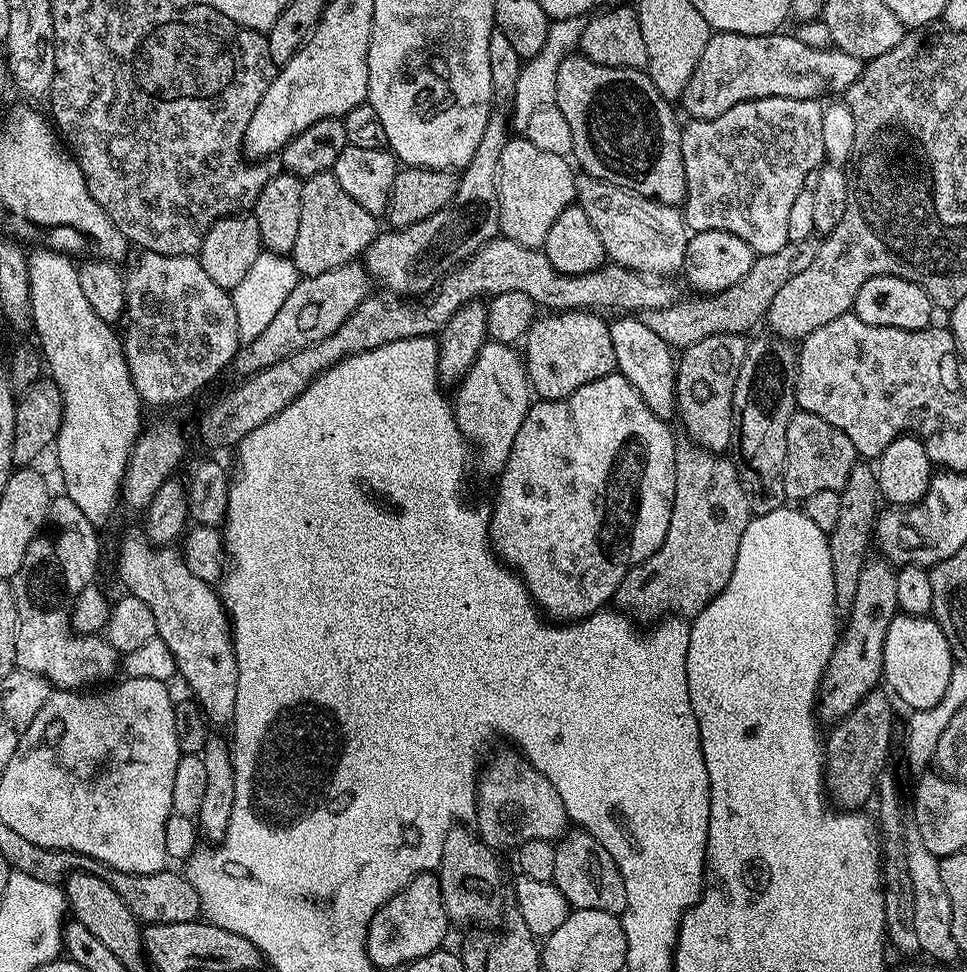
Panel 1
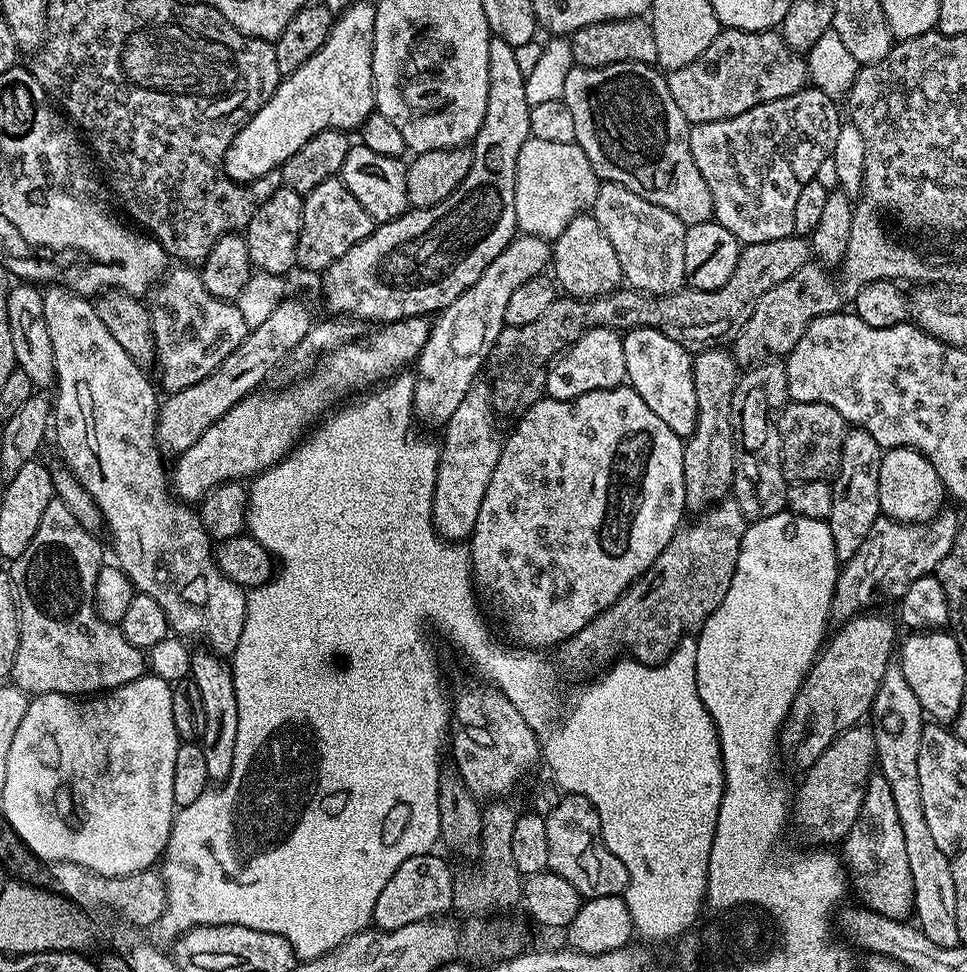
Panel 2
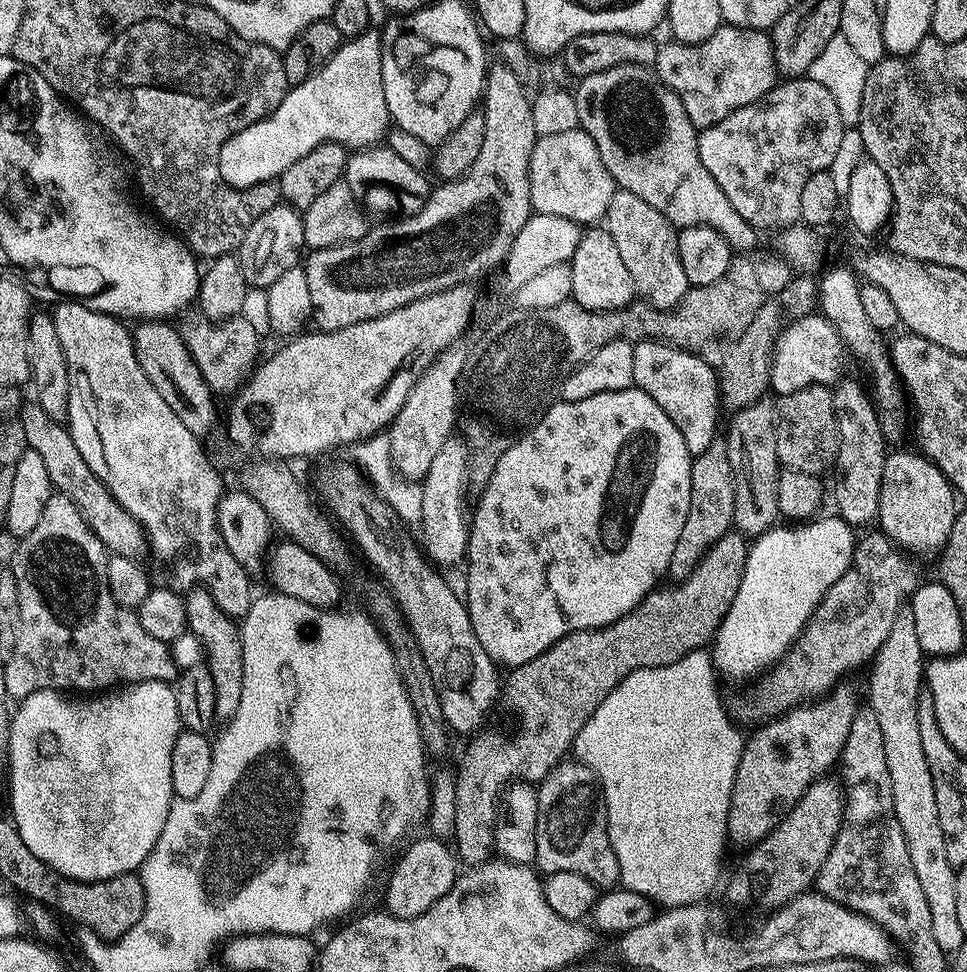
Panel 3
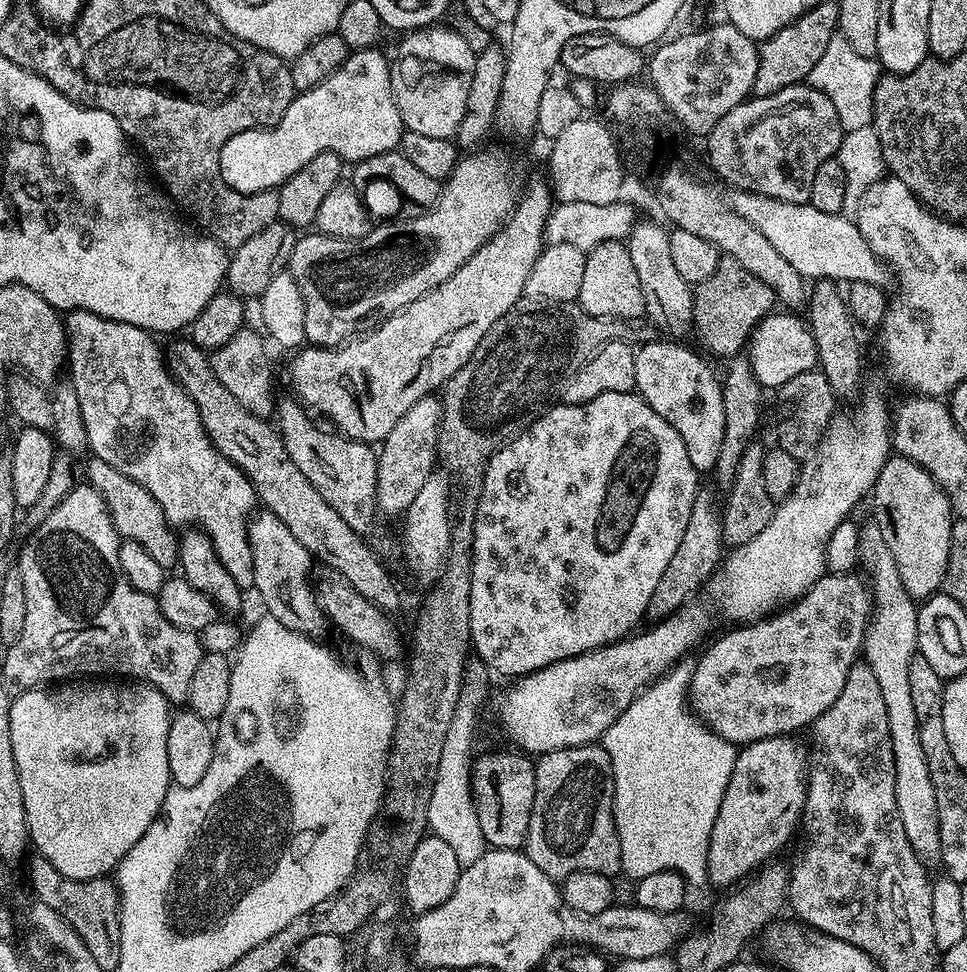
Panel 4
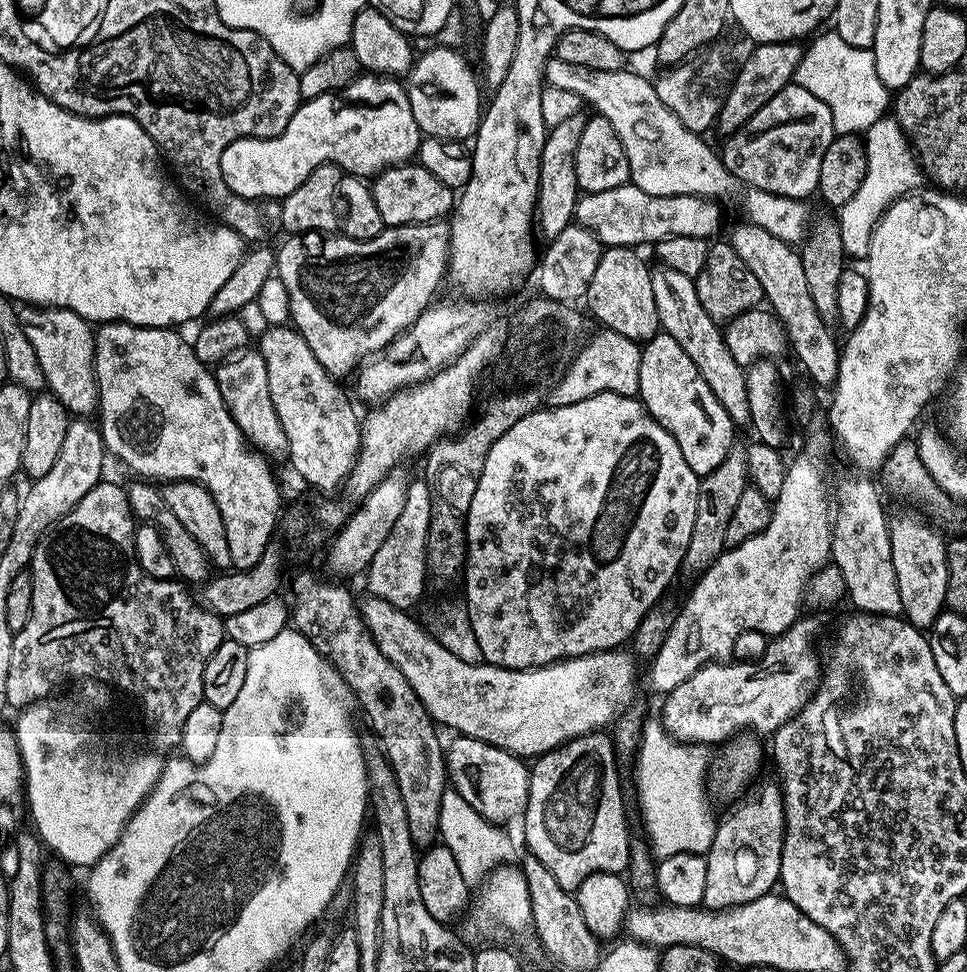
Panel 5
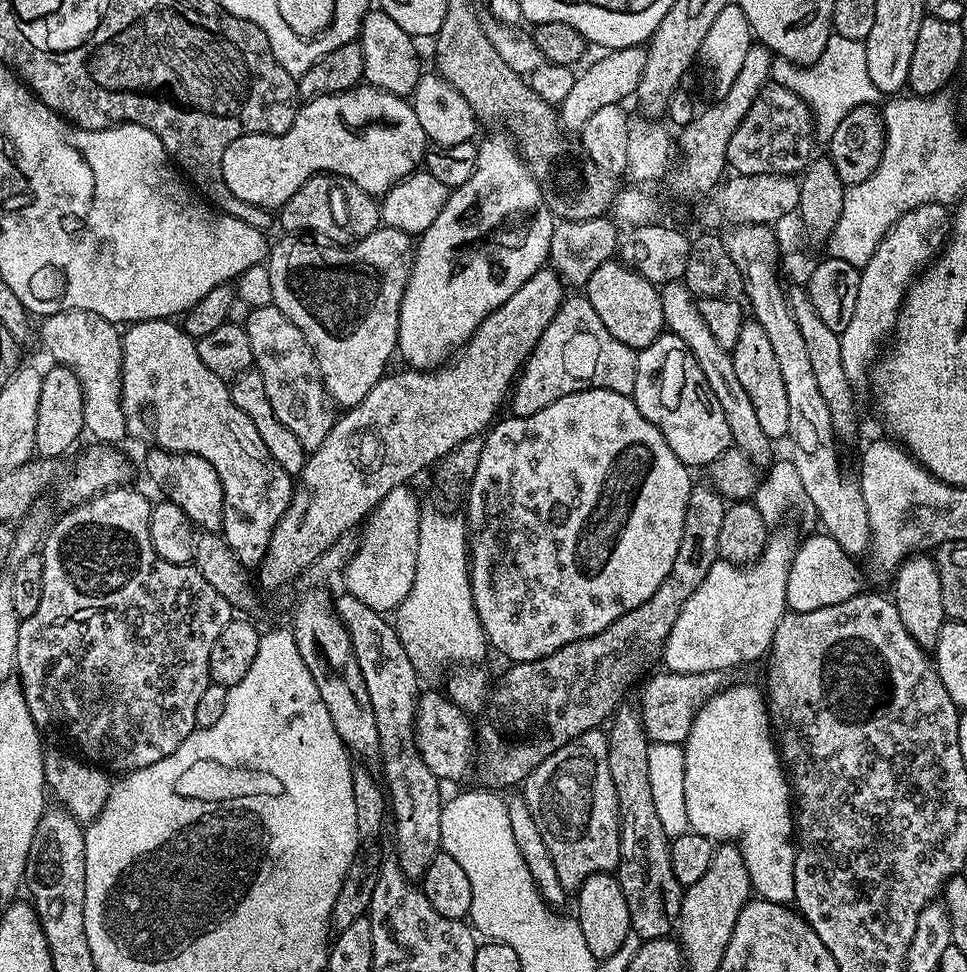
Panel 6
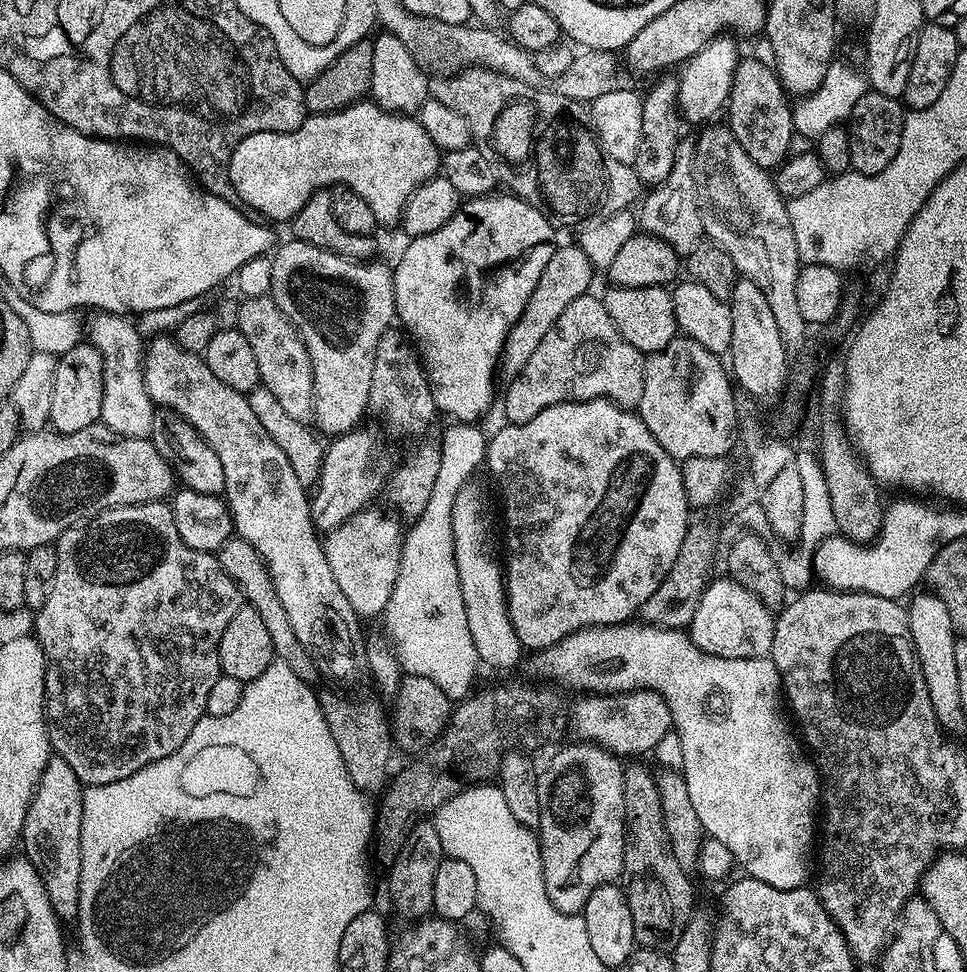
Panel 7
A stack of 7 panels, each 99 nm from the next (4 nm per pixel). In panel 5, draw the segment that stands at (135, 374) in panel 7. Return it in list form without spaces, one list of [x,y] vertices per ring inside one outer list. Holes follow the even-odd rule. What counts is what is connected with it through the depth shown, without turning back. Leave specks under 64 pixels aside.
[[[24,306],[19,309],[18,315],[30,346],[34,346],[34,354],[38,354],[47,391],[58,397],[73,417],[91,417],[98,408],[96,334],[93,325],[65,308]]]

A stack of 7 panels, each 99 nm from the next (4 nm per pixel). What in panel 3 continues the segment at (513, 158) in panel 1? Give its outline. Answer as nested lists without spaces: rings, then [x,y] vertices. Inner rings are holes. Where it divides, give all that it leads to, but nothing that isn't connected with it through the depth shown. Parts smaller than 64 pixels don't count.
[[[583,128],[537,139],[530,154],[530,202],[533,213],[554,214],[558,218],[572,220],[581,226],[592,226],[607,217],[608,207],[617,190],[616,181],[613,180],[610,170],[602,166],[602,158],[598,154],[598,146],[594,146],[594,138],[590,138],[590,134],[586,134]]]

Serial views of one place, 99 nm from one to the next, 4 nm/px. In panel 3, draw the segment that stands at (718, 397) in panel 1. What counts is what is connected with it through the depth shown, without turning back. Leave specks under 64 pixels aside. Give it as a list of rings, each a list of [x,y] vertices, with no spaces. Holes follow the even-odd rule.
[[[717,438],[706,454],[698,454],[692,462],[690,470],[690,510],[686,513],[686,522],[682,525],[682,534],[678,537],[678,542],[674,545],[674,554],[670,554],[670,566],[667,575],[673,581],[682,580],[689,576],[698,566],[698,562],[733,527],[734,518],[734,470],[730,466],[728,457],[728,446],[723,439]]]

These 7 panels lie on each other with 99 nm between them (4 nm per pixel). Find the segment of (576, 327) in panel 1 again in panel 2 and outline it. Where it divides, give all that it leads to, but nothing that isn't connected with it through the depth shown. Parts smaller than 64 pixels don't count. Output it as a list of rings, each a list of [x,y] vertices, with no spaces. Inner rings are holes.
[[[592,328],[568,345],[548,370],[545,393],[553,400],[573,400],[594,390],[621,387],[627,381],[626,354],[622,351],[623,335],[615,328]]]

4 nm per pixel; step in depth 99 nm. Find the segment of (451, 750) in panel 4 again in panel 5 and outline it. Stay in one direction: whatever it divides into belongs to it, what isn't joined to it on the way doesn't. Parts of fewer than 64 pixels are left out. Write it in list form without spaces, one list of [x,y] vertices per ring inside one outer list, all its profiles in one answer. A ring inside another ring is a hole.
[[[453,788],[445,789],[439,808],[439,839],[457,859],[458,870],[469,886],[476,886],[496,867],[511,863],[514,844],[503,827],[492,824]]]

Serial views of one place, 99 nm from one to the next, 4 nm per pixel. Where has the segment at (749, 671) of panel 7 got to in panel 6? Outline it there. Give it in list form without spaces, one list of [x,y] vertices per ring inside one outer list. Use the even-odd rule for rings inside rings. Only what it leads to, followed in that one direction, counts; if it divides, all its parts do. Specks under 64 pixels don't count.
[[[736,684],[733,688],[717,691],[716,695],[703,704],[700,713],[694,718],[694,726],[688,739],[682,745],[684,749],[684,765],[686,766],[686,816],[691,831],[713,842],[735,842],[744,859],[750,878],[752,879],[752,891],[759,899],[769,900],[775,904],[791,905],[796,899],[794,894],[794,858],[796,857],[796,845],[794,843],[794,797],[792,785],[786,775],[786,769],[780,759],[780,749],[776,743],[772,718],[766,703],[766,696],[752,684]]]

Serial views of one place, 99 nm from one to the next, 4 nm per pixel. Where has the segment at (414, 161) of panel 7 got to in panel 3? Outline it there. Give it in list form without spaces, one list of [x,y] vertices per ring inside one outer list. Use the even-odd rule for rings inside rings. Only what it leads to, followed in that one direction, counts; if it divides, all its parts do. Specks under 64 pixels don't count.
[[[369,30],[345,39],[340,48],[325,64],[306,82],[289,87],[282,102],[266,118],[246,126],[234,138],[222,146],[222,154],[218,154],[218,166],[222,170],[222,178],[235,188],[249,188],[267,180],[276,180],[298,158],[310,154],[314,146],[322,142],[338,142],[343,148],[359,150],[379,145],[388,135],[390,117],[386,106],[386,94],[382,86],[382,46],[381,33]]]

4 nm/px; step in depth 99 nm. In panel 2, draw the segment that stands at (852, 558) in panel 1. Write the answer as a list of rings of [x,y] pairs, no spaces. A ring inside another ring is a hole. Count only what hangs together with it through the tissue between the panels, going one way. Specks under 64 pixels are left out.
[[[852,428],[844,435],[842,442],[841,464],[831,481],[834,494],[834,507],[830,509],[827,526],[834,538],[837,561],[845,562],[854,558],[870,534],[870,526],[882,515],[878,502],[878,470],[882,449],[869,432]]]

